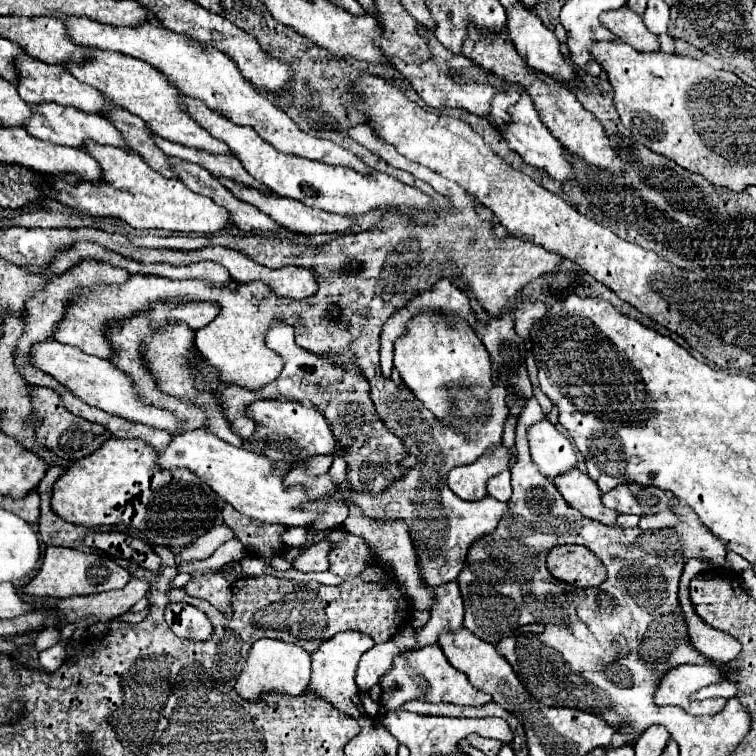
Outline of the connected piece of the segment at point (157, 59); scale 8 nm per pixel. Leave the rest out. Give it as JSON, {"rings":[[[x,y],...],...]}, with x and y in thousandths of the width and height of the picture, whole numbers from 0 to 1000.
{"rings":[[[90,21],[90,24],[85,24],[85,29],[90,29],[90,45],[103,58],[132,63],[132,66],[151,66],[151,69],[183,77],[188,82],[196,82],[198,87],[206,87],[206,93],[217,95],[222,101],[222,106],[238,116],[238,122],[243,122],[251,130],[267,132],[270,138],[275,138],[278,146],[291,148],[294,153],[299,153],[302,159],[307,159],[315,167],[336,169],[368,201],[421,212],[421,214],[429,214],[437,220],[458,220],[458,222],[471,225],[479,233],[489,233],[489,222],[466,201],[455,198],[452,193],[447,193],[437,185],[418,183],[418,180],[397,172],[392,167],[392,161],[376,146],[362,140],[362,135],[354,127],[341,122],[339,114],[317,98],[315,85],[307,77],[296,74],[296,69],[291,69],[280,61],[259,58],[257,53],[249,53],[246,48],[238,48],[238,45],[222,40],[222,37],[212,34],[209,29],[193,29],[193,32],[177,34],[177,37],[172,37],[172,34],[156,37],[156,34],[132,32],[132,29],[116,26],[116,24],[103,24],[103,21]]]}

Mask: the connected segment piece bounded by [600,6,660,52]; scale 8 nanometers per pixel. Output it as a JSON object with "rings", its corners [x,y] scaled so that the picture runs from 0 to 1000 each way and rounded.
{"rings":[[[825,8],[820,13],[799,16],[799,21],[794,21],[794,29],[807,42],[812,42],[820,56],[833,58],[836,63],[841,63],[847,69],[873,69],[870,48],[862,45],[854,37],[852,24],[847,19],[841,19],[839,13],[833,13],[831,8]]]}

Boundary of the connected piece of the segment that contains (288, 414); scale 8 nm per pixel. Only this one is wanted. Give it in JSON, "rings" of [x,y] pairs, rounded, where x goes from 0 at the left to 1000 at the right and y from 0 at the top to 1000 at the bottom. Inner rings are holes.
{"rings":[[[341,529],[328,537],[328,550],[339,556],[336,582],[344,587],[344,598],[360,611],[394,611],[415,601],[452,601],[455,593],[439,574],[434,556],[415,540],[386,529]]]}

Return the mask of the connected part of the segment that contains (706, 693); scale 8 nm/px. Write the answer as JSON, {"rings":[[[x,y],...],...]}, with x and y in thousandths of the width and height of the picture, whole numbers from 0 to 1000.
{"rings":[[[958,899],[958,902],[952,902],[952,905],[942,905],[942,907],[929,910],[929,913],[921,915],[915,923],[931,926],[931,923],[944,923],[944,921],[955,921],[955,923],[968,923],[968,921],[974,921],[974,905],[966,902],[966,899]]]}

